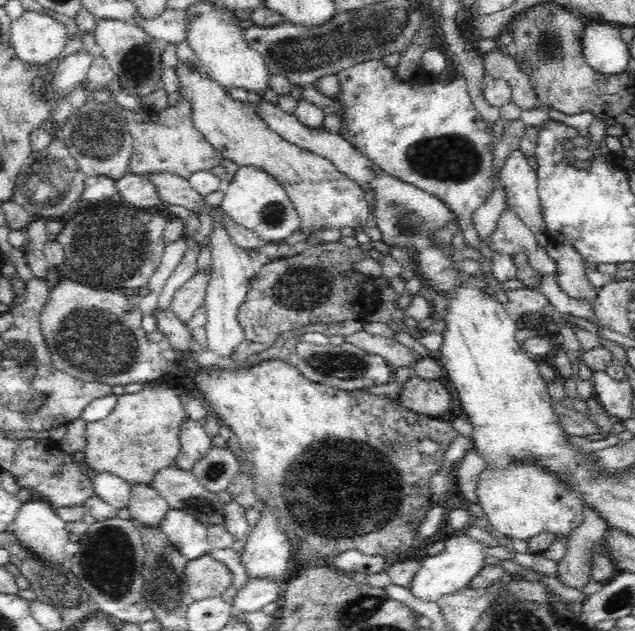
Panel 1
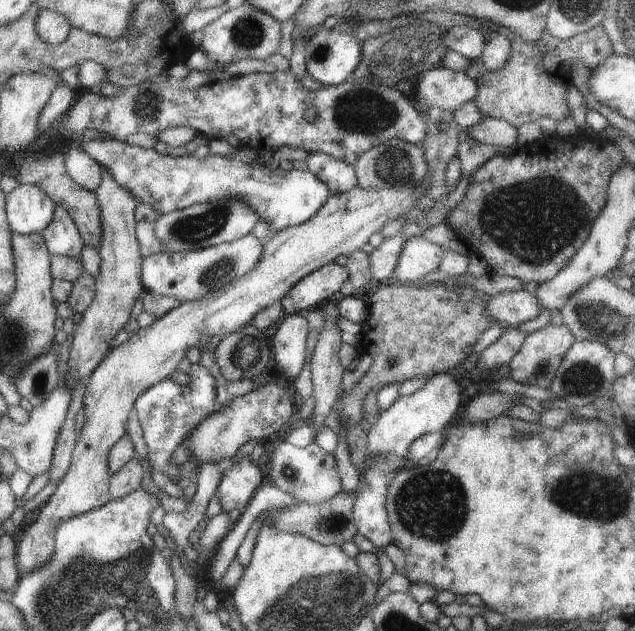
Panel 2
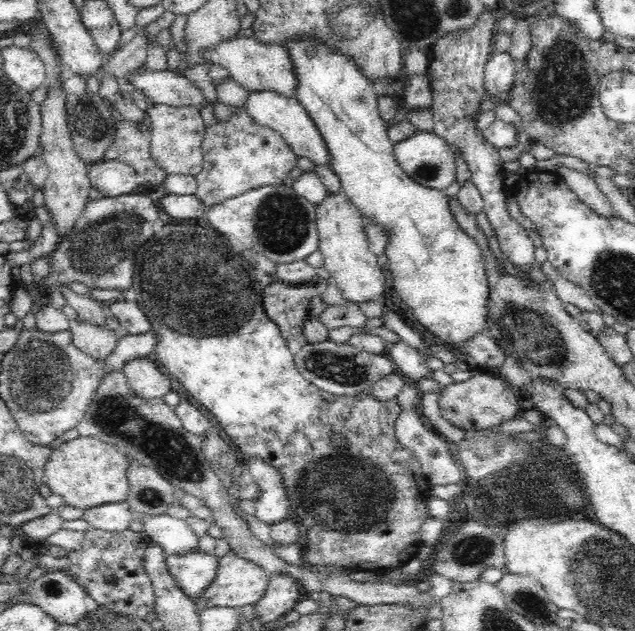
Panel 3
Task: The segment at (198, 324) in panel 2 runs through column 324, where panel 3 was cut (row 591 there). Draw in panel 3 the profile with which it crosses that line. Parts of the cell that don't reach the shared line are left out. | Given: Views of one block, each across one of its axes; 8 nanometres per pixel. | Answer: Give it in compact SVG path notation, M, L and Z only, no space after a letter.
M232 551L219 558L218 563L216 580L212 580L212 584L204 590L202 596L196 599L196 613L199 614L206 607L210 608L211 606L240 609L247 604L254 605L258 600L262 600L262 596L266 594L271 576L259 565L238 557Z

